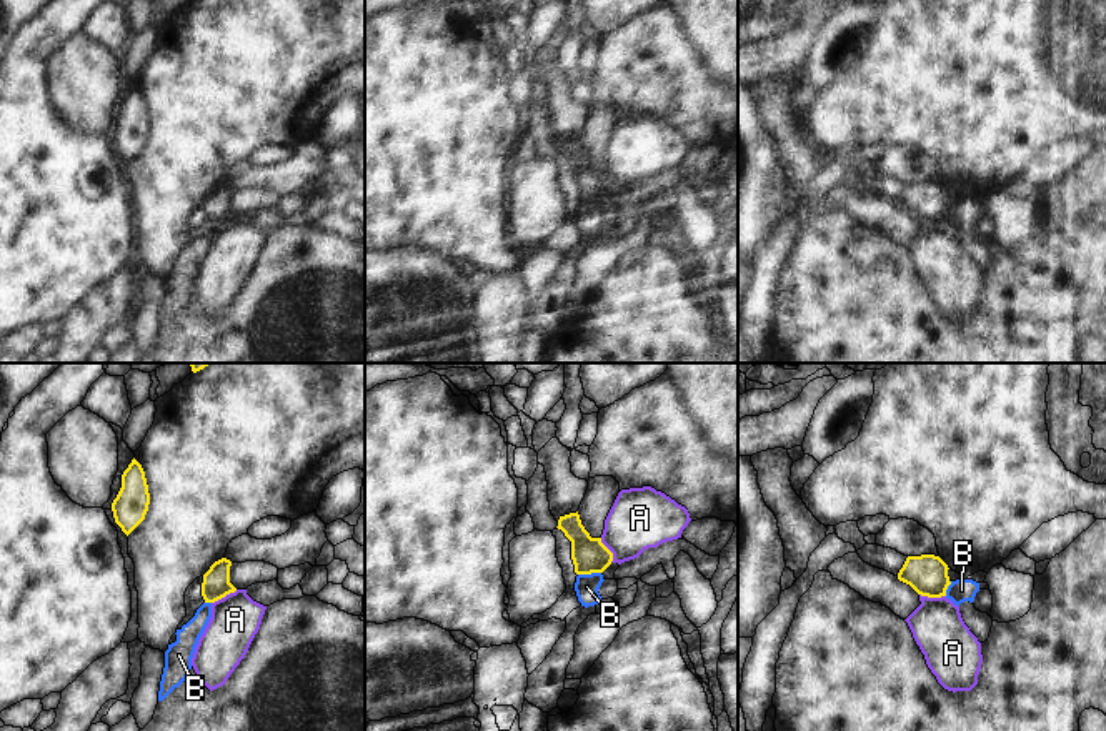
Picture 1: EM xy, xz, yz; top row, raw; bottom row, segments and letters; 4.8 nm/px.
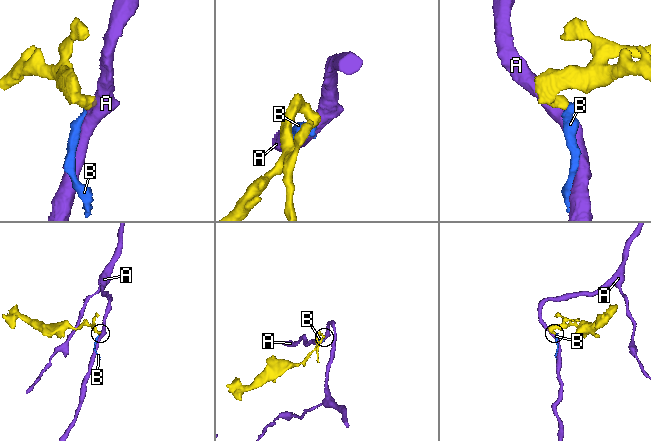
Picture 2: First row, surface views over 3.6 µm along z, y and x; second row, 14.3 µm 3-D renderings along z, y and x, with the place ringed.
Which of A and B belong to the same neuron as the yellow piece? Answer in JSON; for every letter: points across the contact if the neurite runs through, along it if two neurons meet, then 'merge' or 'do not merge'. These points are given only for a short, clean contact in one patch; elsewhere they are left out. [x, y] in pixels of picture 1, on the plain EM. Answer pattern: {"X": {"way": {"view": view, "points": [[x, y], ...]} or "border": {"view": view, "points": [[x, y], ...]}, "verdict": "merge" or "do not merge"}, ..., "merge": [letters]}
{"A": {"border": {"view": "yz", "points": [[920, 220], [945, 223]]}, "verdict": "do not merge"}, "B": {"border": {"view": "xz", "points": [[600, 198], [578, 202]]}, "verdict": "do not merge"}, "merge": []}

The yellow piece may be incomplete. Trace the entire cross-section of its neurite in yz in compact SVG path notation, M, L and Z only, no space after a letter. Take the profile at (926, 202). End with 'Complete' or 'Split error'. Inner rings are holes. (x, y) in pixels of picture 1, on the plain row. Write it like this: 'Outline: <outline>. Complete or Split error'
Outline: M908 183L898 206L909 211L921 223L941 225L946 223L951 211L948 196L948 191L939 183Z. Complete.

